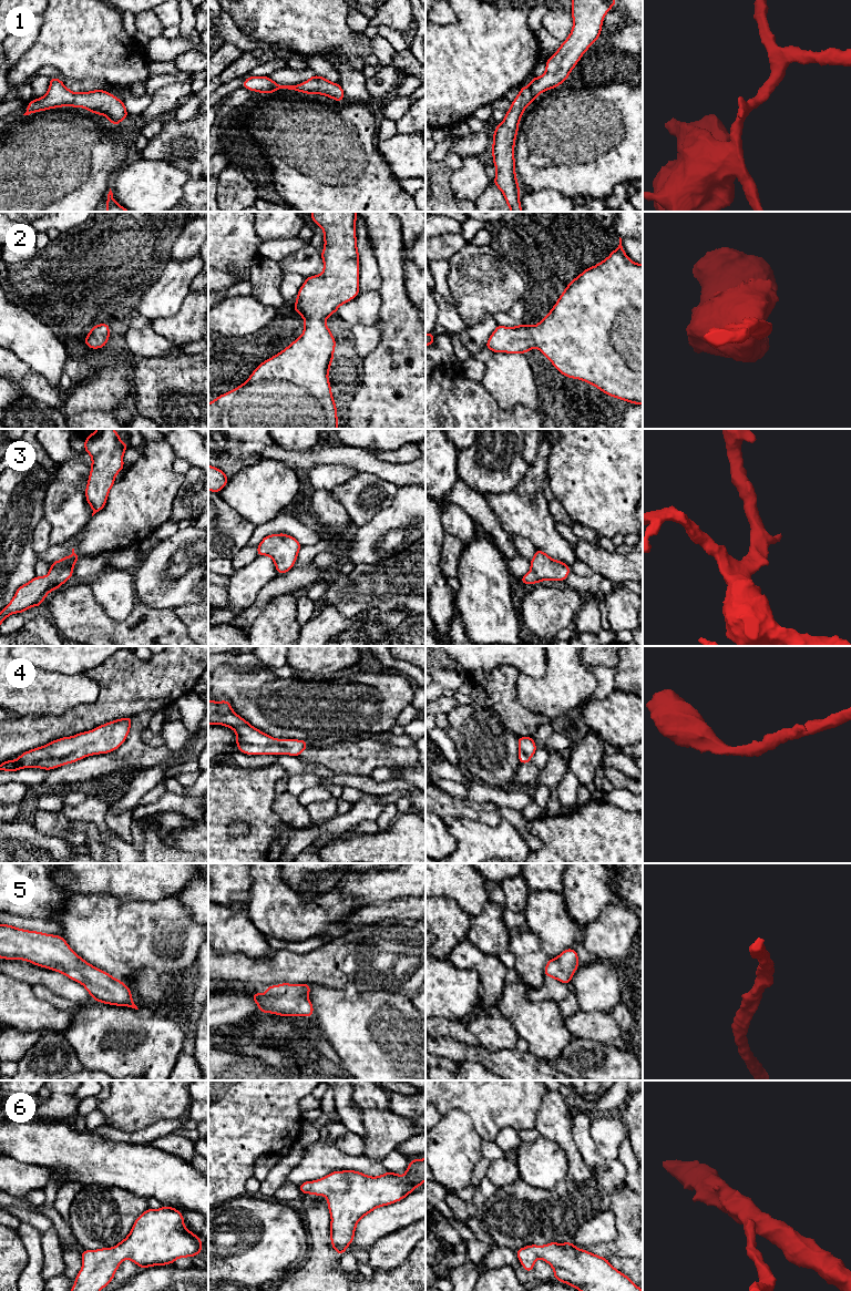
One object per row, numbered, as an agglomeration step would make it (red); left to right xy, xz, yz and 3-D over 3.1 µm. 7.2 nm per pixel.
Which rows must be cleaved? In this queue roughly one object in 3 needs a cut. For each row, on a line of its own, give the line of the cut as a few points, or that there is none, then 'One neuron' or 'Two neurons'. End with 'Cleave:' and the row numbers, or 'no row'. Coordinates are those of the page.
1: No split. One neuron
2: No split. One neuron
3: No split. One neuron
4: No split. One neuron
5: No split. One neuron
6: No split. One neuron
Cleave: no row

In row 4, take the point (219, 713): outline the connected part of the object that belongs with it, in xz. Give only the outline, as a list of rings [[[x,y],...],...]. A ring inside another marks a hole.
[[[228,700],[208,701],[208,724],[224,725],[235,730],[238,751],[246,755],[287,754],[298,757],[308,748],[306,740],[276,739],[254,728],[248,721],[239,717]]]

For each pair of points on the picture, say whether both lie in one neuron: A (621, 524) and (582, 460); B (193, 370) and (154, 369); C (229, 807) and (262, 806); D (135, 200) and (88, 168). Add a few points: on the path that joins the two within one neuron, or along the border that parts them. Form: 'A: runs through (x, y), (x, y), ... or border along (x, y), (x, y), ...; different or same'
A: runs through (612, 509), (601, 491), (600, 478), (597, 475); same
B: runs through (183, 370), (164, 370); same
C: runs through (237, 806), (254, 806); same
D: border along (124, 166), (116, 173), (110, 187); different

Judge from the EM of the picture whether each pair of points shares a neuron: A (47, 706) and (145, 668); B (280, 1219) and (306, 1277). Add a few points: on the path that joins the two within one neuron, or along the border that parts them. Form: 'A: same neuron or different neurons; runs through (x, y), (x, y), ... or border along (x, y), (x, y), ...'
A: different neurons; border along (82, 674), (100, 688), (91, 704)
B: different neurons; border along (308, 1240), (308, 1256), (295, 1270)

